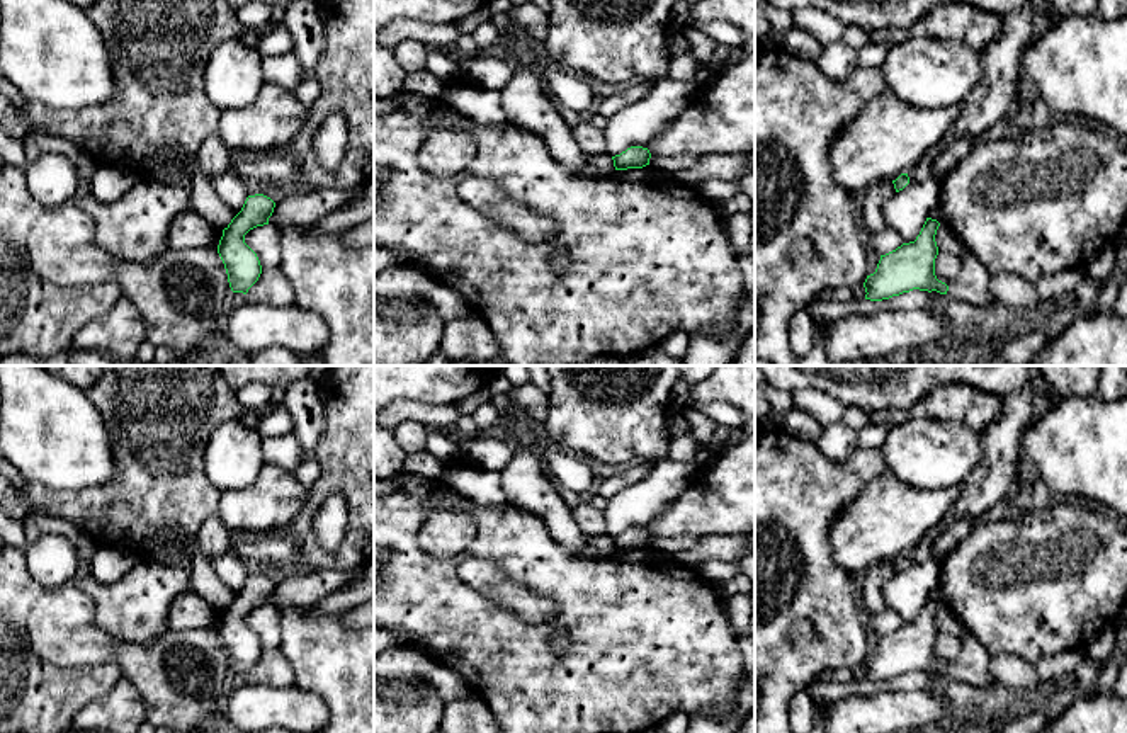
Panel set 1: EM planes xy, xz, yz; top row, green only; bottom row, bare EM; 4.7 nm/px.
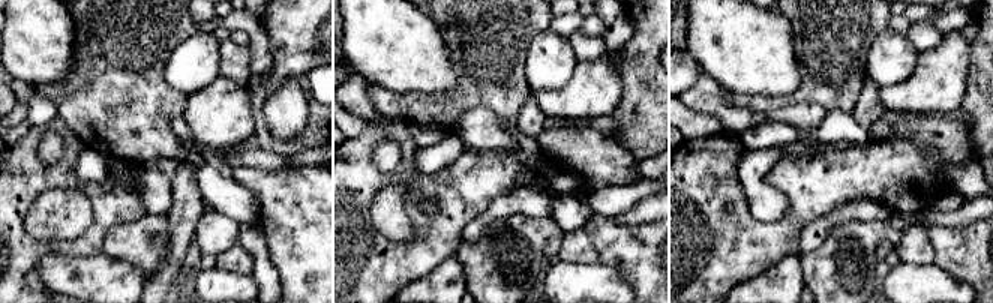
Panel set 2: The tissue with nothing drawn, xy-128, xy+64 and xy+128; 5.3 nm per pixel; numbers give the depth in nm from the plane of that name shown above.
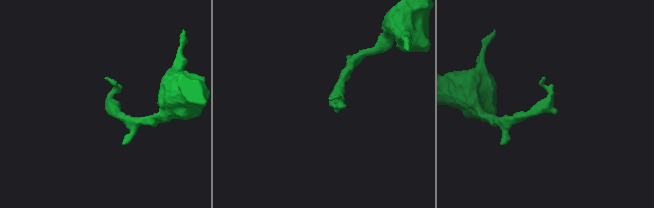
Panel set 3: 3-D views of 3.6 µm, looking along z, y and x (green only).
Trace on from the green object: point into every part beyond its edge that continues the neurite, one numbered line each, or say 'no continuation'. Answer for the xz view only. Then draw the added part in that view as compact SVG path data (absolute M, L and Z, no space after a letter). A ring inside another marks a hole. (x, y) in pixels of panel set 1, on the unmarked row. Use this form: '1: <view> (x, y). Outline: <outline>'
no continuation

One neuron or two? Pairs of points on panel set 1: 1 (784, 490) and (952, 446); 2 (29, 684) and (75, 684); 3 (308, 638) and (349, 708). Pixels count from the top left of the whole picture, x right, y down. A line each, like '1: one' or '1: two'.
1: two
2: one
3: one

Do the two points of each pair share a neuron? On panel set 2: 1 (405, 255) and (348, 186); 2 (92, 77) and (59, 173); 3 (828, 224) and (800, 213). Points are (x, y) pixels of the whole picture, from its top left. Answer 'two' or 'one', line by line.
1: one
2: two
3: two

